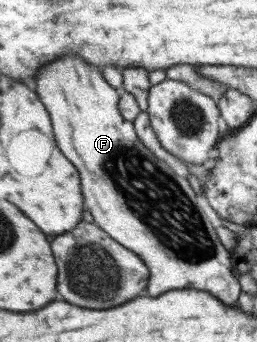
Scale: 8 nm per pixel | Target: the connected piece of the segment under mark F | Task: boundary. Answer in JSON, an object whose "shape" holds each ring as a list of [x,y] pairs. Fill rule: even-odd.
{"shape":[[[63,55],[59,61],[51,61],[51,65],[39,73],[39,81],[35,81],[38,97],[46,112],[51,113],[50,121],[55,121],[58,148],[63,149],[63,155],[79,171],[83,205],[101,231],[135,252],[147,266],[149,297],[157,297],[169,289],[203,289],[223,303],[235,303],[240,292],[238,273],[232,267],[231,253],[221,246],[211,221],[203,211],[206,199],[197,197],[187,180],[173,173],[166,162],[158,160],[139,142],[132,122],[123,119],[119,113],[119,89],[111,87],[101,73],[99,69],[83,63],[81,57]]]}

